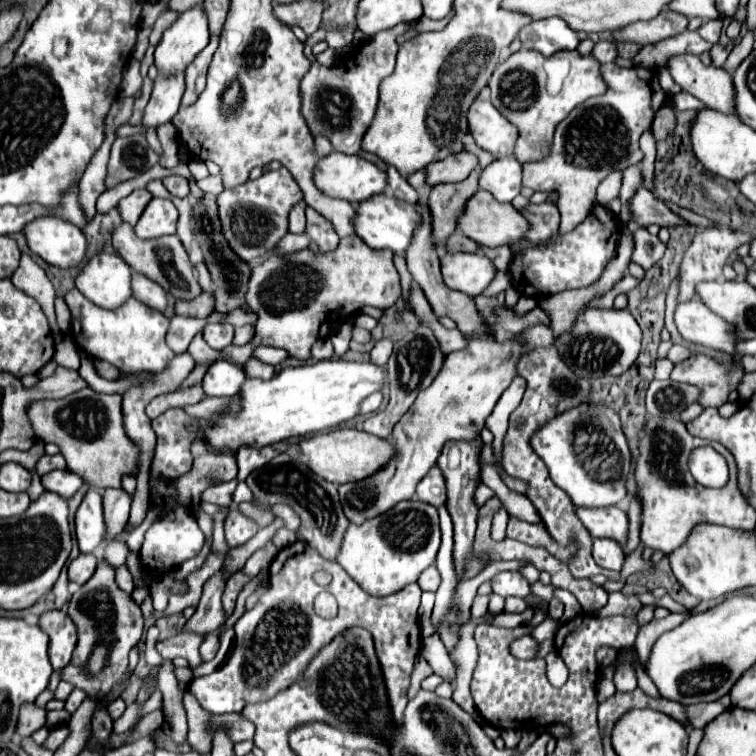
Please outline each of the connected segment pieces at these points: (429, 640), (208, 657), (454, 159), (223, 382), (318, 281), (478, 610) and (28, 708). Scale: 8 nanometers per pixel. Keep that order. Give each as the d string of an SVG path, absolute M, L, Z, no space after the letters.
M438 633L422 639L422 651L420 653L430 663L430 667L434 669L434 673L440 675L444 681L456 679L454 677L454 665L450 661L450 657L446 653L446 647L444 647L444 643L442 643L442 639L440 639Z
M208 635L206 641L204 641L202 647L200 647L200 657L202 657L202 661L212 661L214 655L216 655L216 651L218 651L218 647L220 647L220 639L218 639L216 635Z
M468 151L452 153L446 159L430 163L426 167L426 171L428 171L428 185L464 181L464 177L468 177L476 165L478 165L478 157L476 155L472 155Z
M216 361L208 367L202 379L202 387L204 387L204 393L212 397L234 397L240 385L244 383L244 379L246 375L242 369L234 367L228 361Z
M356 235L340 239L340 245L330 253L324 253L324 251L314 253L310 249L300 249L296 253L272 253L272 255L268 255L260 265L252 267L248 291L244 295L246 305L258 317L256 339L262 345L284 349L288 353L288 357L308 361L312 357L312 353L310 353L312 345L320 339L322 323L334 311L338 311L340 319L348 319L350 315L354 315L356 311L360 311L366 305L388 309L390 305L394 305L400 299L400 293L402 293L400 275L394 267L392 257L394 255L390 249L384 249L384 251L370 249Z
M476 595L472 617L482 617L488 611L488 601L490 601L490 595Z
M24 703L20 707L20 719L18 719L18 735L28 737L36 729L44 727L46 723L46 709L38 707L36 703Z

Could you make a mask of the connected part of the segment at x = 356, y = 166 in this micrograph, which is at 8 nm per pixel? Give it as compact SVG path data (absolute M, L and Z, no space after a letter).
M336 151L322 157L316 163L316 167L312 171L312 179L324 195L336 197L336 199L346 199L348 203L366 201L368 197L384 191L384 187L386 187L386 173L380 171L374 163L370 163L358 155L340 155Z

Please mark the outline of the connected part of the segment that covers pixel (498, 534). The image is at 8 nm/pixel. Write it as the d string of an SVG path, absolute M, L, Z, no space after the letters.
M500 509L494 515L494 521L492 521L492 533L490 533L490 537L494 541L502 541L506 537L506 523L508 523L508 513L504 509Z

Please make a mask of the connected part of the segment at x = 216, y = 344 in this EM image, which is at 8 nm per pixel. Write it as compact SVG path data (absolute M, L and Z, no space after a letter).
M208 323L202 337L212 349L226 349L234 339L234 327L226 323Z

